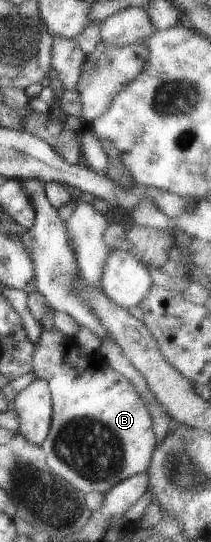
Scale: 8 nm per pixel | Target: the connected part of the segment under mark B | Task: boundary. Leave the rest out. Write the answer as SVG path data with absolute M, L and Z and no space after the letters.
M44 328L39 342L35 345L31 371L37 378L48 383L53 409L50 429L41 446L48 469L67 482L71 488L83 495L88 492L105 494L119 481L147 471L156 445L152 418L129 379L108 364L90 363L80 353L80 349L68 341L74 341L74 339L70 339L68 335L64 335L56 328Z

